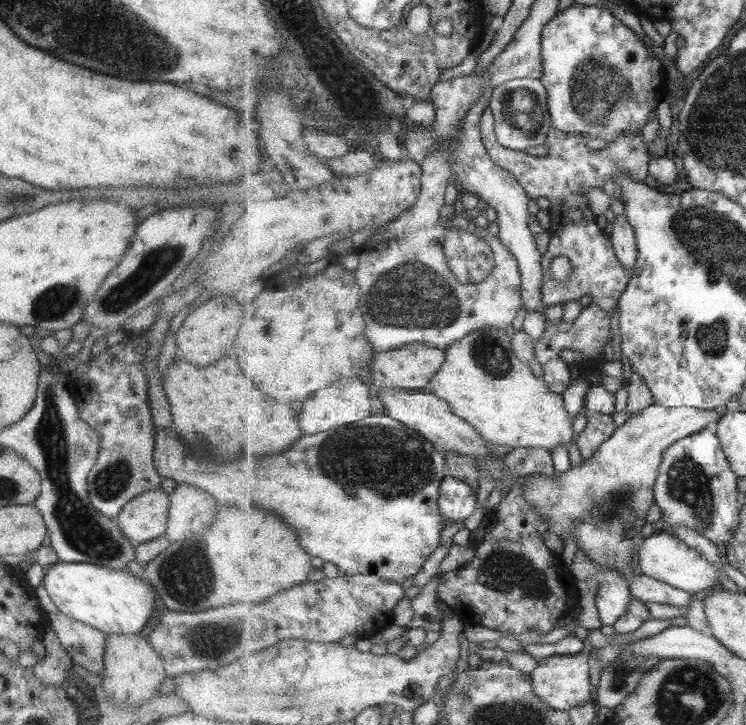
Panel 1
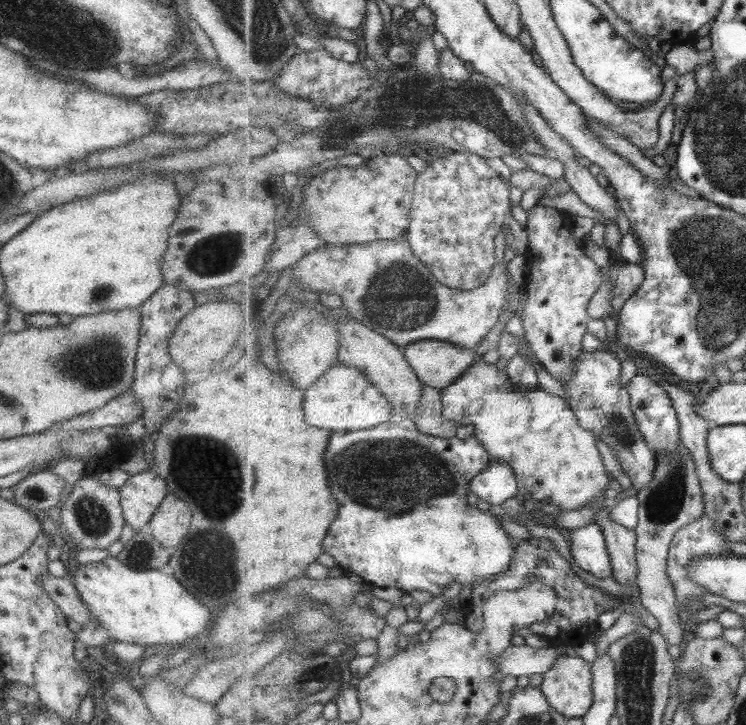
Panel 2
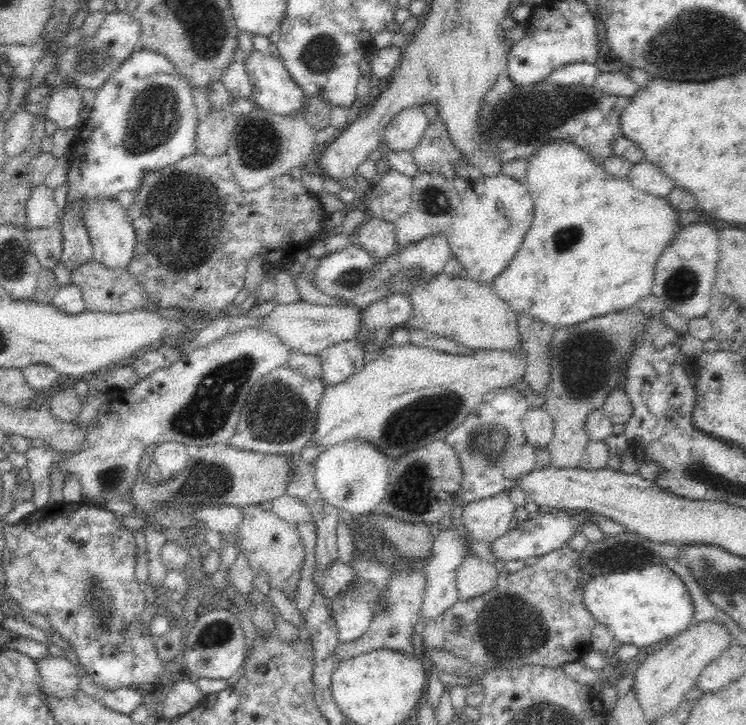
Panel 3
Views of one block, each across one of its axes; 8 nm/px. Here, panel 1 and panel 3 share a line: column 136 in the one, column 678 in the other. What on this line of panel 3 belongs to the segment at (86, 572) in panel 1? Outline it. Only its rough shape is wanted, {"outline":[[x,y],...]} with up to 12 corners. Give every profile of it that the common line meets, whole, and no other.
{"outline":[[662,564],[586,579],[596,624],[641,649],[686,630],[694,606]]}

